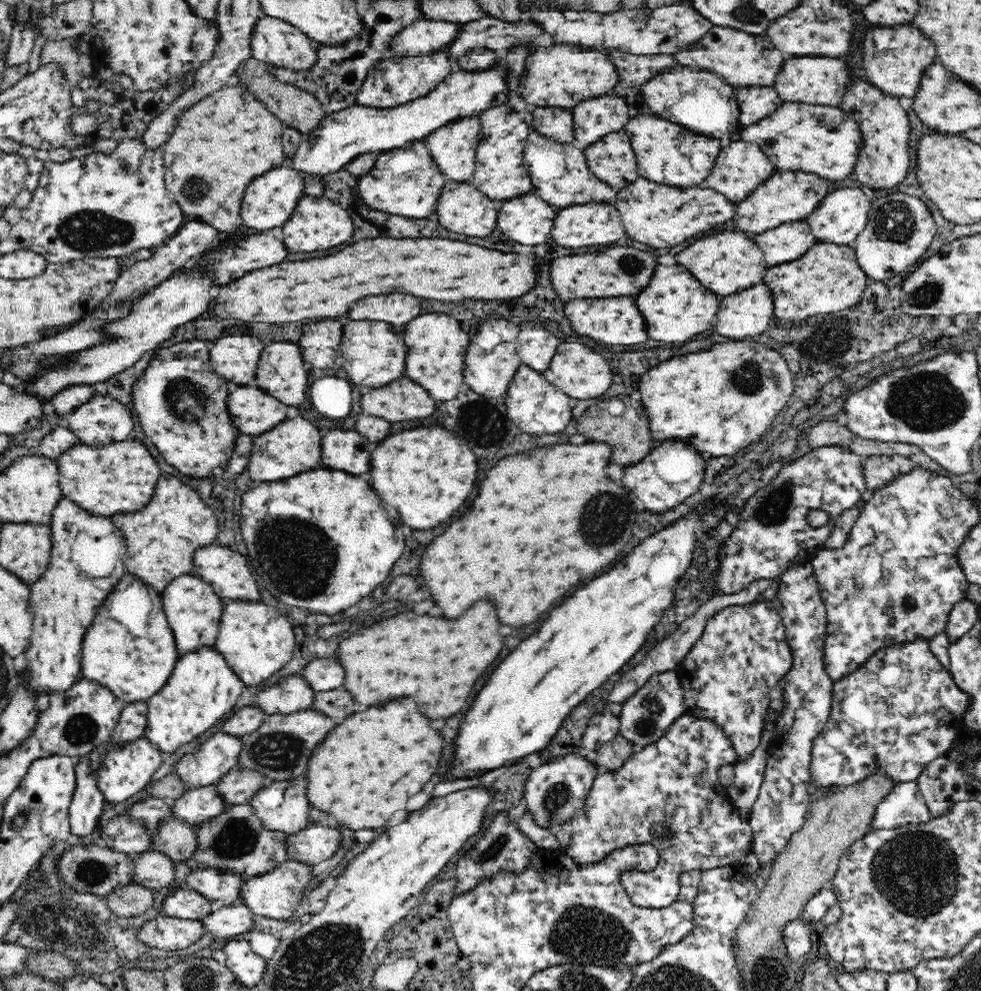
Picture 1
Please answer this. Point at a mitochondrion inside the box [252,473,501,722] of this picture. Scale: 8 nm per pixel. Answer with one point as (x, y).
(298, 538)

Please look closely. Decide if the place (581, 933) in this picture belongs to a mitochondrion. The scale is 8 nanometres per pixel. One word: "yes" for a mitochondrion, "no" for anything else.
yes

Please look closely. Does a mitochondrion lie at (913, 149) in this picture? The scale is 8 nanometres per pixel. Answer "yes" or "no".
no

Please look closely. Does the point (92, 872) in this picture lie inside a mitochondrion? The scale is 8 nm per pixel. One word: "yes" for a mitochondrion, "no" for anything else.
yes

